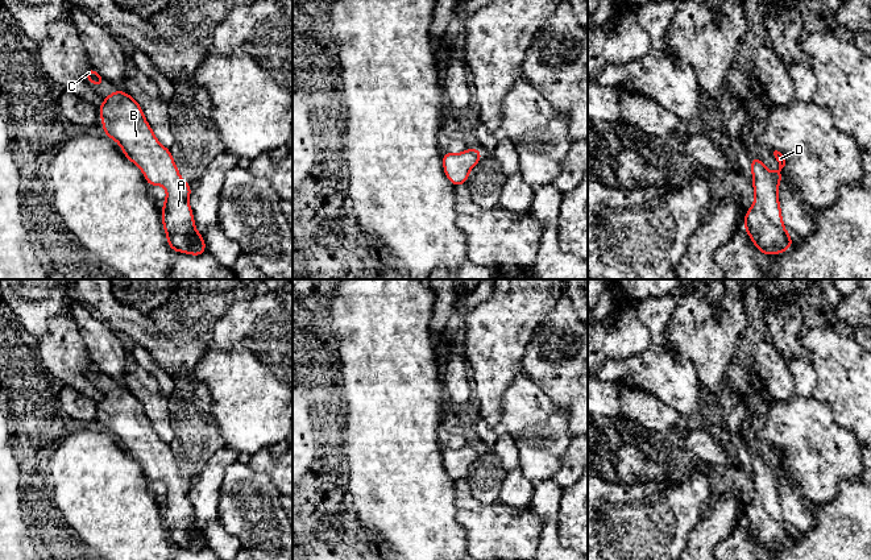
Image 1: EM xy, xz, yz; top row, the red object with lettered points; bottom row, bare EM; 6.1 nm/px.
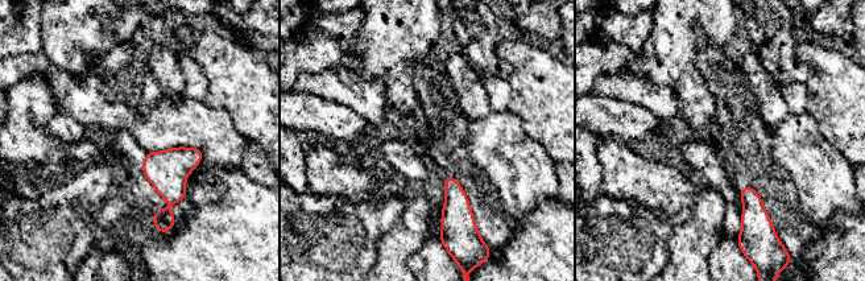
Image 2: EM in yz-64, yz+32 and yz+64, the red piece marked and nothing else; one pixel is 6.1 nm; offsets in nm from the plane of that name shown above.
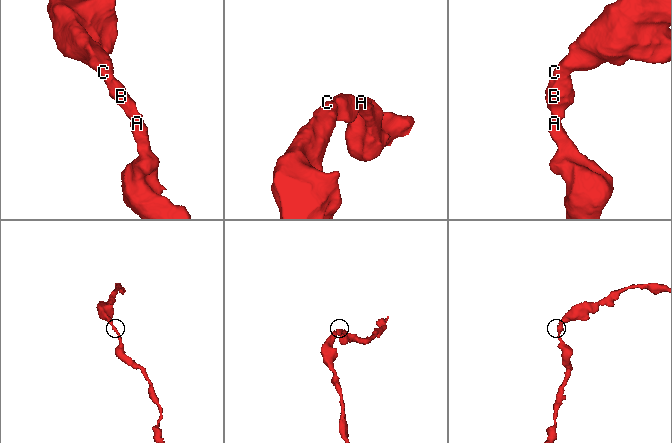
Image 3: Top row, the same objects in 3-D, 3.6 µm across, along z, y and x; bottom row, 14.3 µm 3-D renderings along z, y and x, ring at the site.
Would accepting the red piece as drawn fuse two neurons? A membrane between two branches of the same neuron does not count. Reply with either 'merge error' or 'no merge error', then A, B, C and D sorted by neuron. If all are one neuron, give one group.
no merge error; A B C D

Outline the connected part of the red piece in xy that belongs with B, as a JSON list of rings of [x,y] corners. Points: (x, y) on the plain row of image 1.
[[[117,385],[104,393],[98,405],[103,415],[103,427],[116,435],[124,451],[142,465],[148,480],[161,480],[167,485],[162,518],[170,544],[202,551],[207,546],[206,538],[195,524],[188,501],[192,482],[181,473],[169,443],[155,434],[138,397]]]

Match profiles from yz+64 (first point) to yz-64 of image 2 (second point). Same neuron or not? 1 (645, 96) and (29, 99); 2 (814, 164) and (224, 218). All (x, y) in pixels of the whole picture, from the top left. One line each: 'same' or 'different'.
1: different
2: different

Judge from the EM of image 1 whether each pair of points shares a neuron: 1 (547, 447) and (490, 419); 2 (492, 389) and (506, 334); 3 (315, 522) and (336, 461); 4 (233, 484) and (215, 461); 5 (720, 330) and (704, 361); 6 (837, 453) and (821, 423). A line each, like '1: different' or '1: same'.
1: different
2: same
3: same
4: different
5: same
6: same

